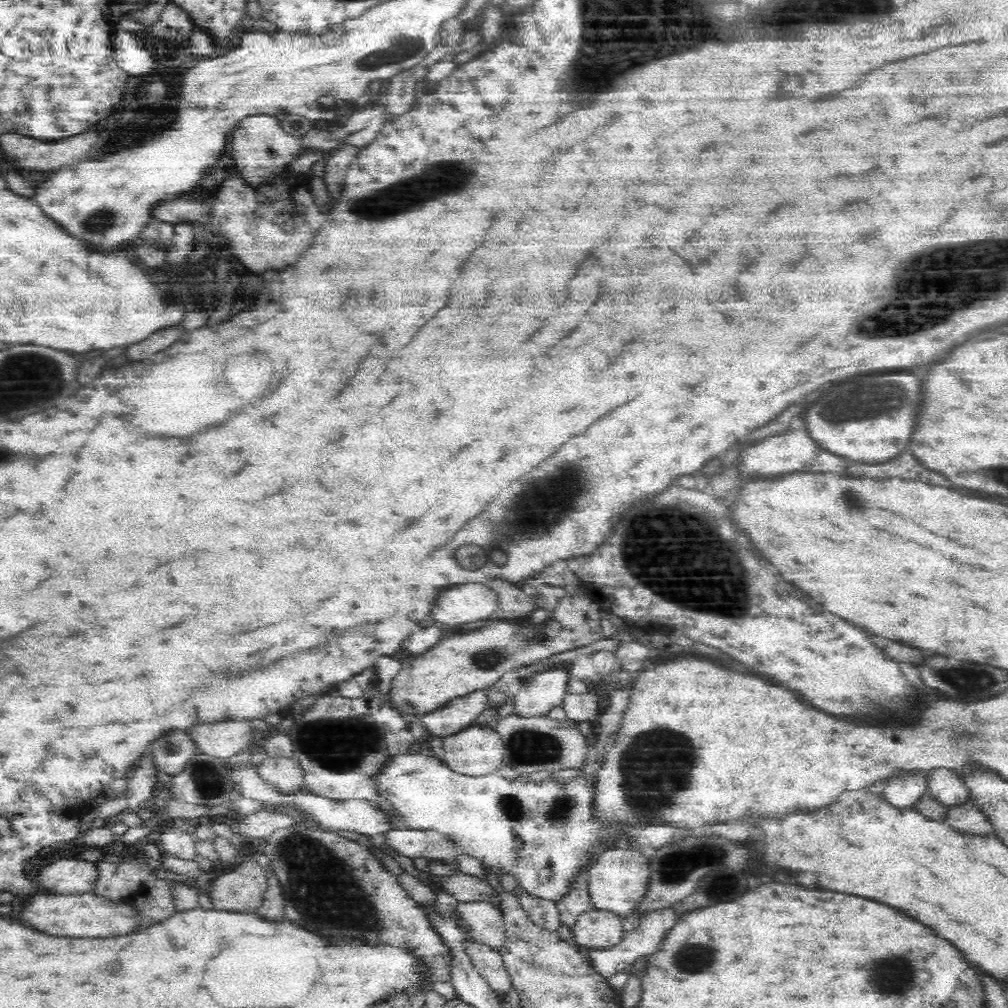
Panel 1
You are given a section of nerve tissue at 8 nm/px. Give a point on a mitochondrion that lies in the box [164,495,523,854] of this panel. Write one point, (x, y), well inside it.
(339, 750)

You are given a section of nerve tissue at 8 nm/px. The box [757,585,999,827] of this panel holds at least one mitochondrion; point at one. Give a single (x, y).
(958, 726)

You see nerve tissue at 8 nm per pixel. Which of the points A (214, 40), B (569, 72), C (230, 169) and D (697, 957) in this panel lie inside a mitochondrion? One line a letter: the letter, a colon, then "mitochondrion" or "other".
A: other
B: mitochondrion
C: other
D: mitochondrion

